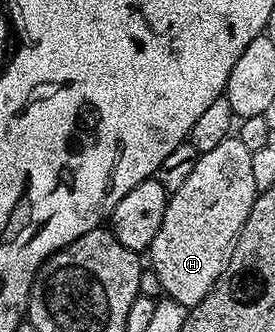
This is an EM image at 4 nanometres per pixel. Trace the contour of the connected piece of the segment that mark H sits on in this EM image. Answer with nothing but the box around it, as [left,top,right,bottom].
[150,136,256,308]

